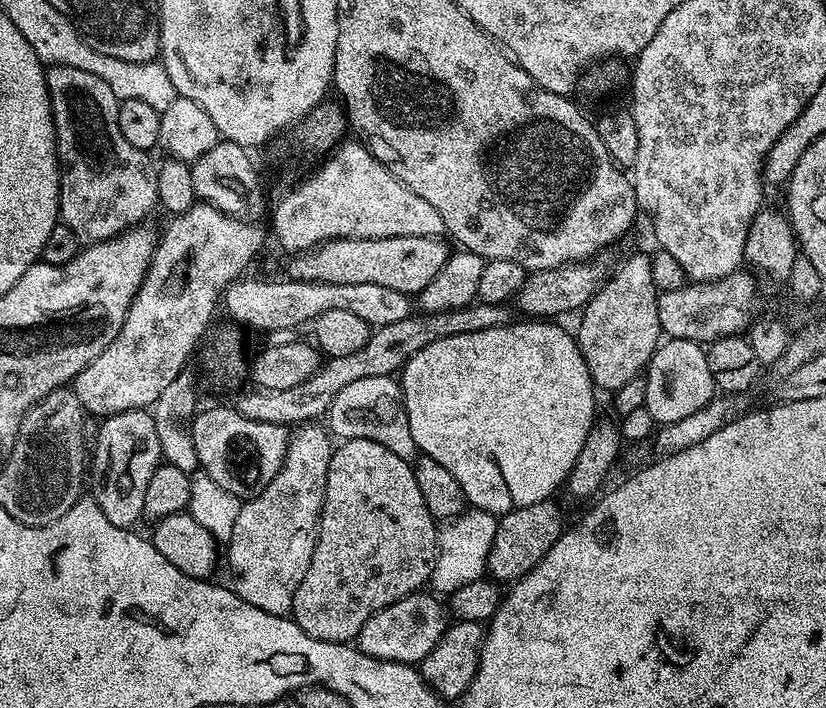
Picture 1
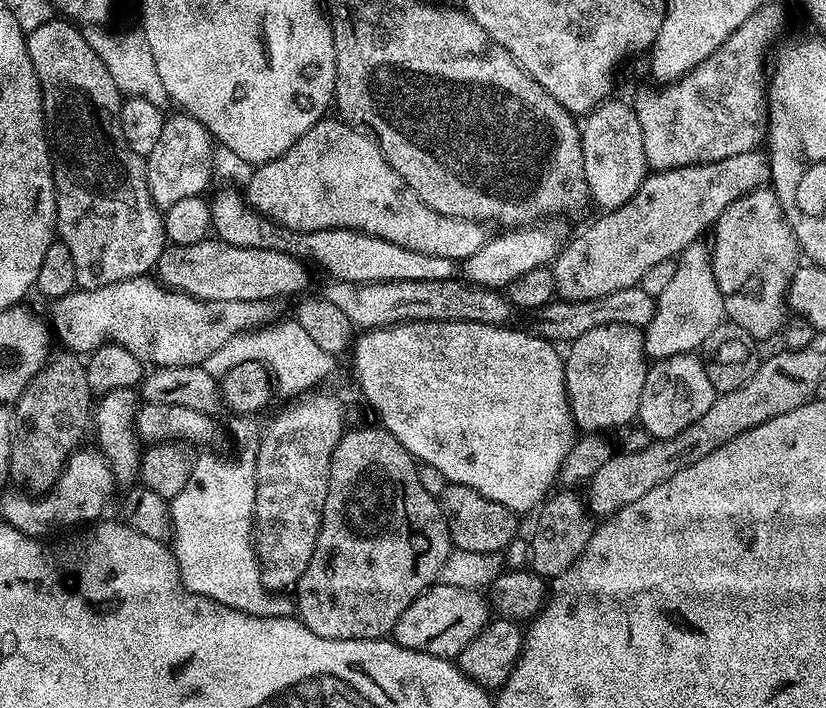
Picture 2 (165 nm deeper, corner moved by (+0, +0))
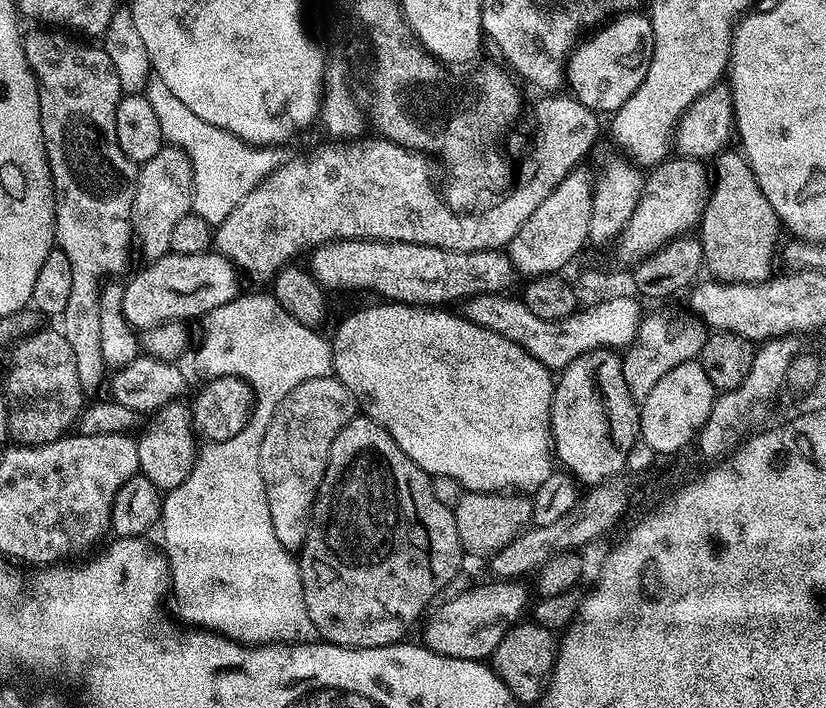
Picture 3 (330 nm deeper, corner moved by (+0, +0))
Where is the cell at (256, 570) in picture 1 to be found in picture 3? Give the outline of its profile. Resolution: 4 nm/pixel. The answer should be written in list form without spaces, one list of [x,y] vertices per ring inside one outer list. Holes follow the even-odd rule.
[[[335,375],[322,378],[310,378],[310,382],[302,382],[274,410],[274,418],[270,418],[270,426],[266,426],[266,438],[262,438],[262,454],[260,455],[260,469],[262,482],[266,486],[266,502],[270,502],[270,518],[274,521],[274,532],[284,548],[299,550],[310,526],[312,507],[320,489],[322,478],[326,474],[326,462],[330,458],[330,446],[334,438],[338,438],[340,431],[358,415],[358,405],[354,394],[346,390],[342,381]]]

